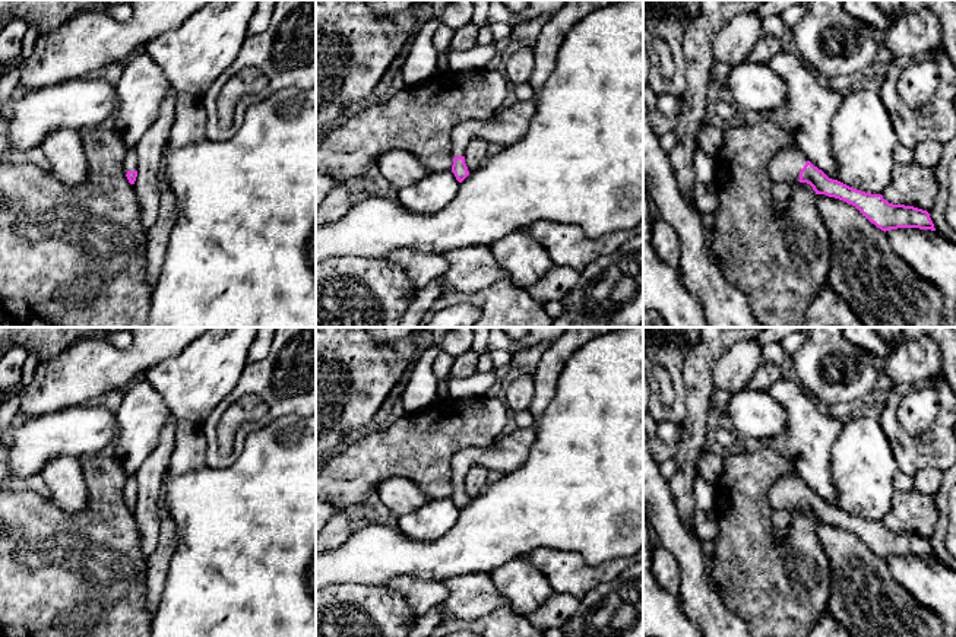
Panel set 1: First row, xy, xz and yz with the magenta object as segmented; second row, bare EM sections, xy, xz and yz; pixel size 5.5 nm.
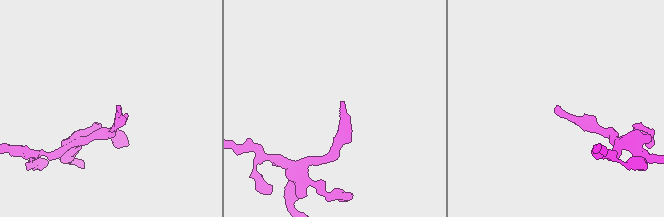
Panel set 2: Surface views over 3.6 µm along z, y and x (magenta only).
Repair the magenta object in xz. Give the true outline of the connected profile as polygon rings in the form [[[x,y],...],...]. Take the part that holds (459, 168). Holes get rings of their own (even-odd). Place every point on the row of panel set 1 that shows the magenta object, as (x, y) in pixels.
[[[517,101],[507,110],[500,110],[493,118],[459,123],[450,133],[452,172],[462,183],[468,175],[465,149],[472,139],[496,143],[503,148],[517,143],[526,133],[535,114],[534,101]]]

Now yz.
[[[798,146],[779,150],[769,161],[769,175],[773,181],[800,181],[813,187],[816,194],[826,194],[855,206],[871,224],[881,231],[898,228],[919,228],[936,231],[927,210],[893,205],[881,194],[871,194],[829,178],[814,167]]]

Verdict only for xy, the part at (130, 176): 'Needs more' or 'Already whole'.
Needs more

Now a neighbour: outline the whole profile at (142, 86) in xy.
[[[145,50],[123,63],[117,83],[118,105],[114,131],[126,149],[134,149],[145,131],[155,123],[162,101],[174,91],[161,66]]]

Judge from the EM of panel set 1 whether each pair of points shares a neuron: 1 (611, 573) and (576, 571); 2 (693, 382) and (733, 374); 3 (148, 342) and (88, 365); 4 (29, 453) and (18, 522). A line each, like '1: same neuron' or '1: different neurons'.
1: same neuron
2: different neurons
3: same neuron
4: different neurons

